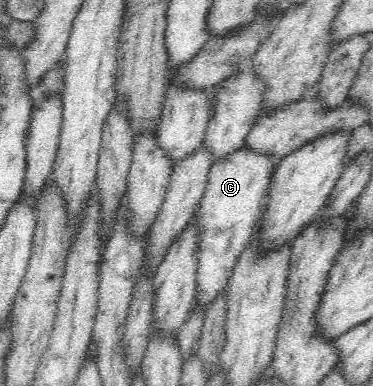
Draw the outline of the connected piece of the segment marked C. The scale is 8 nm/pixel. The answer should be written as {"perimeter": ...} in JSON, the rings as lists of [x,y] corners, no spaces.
{"perimeter":[[[244,145],[225,160],[211,165],[205,192],[195,213],[196,217],[194,217],[195,223],[199,225],[199,255],[198,264],[196,264],[197,279],[193,302],[193,309],[196,312],[205,316],[205,311],[210,309],[214,300],[227,293],[228,283],[236,269],[236,264],[240,261],[242,253],[246,251],[246,247],[250,245],[252,235],[258,229],[264,207],[263,197],[268,193],[274,166],[277,162],[276,158],[268,156],[268,154],[254,154],[250,148],[246,148]]]}

